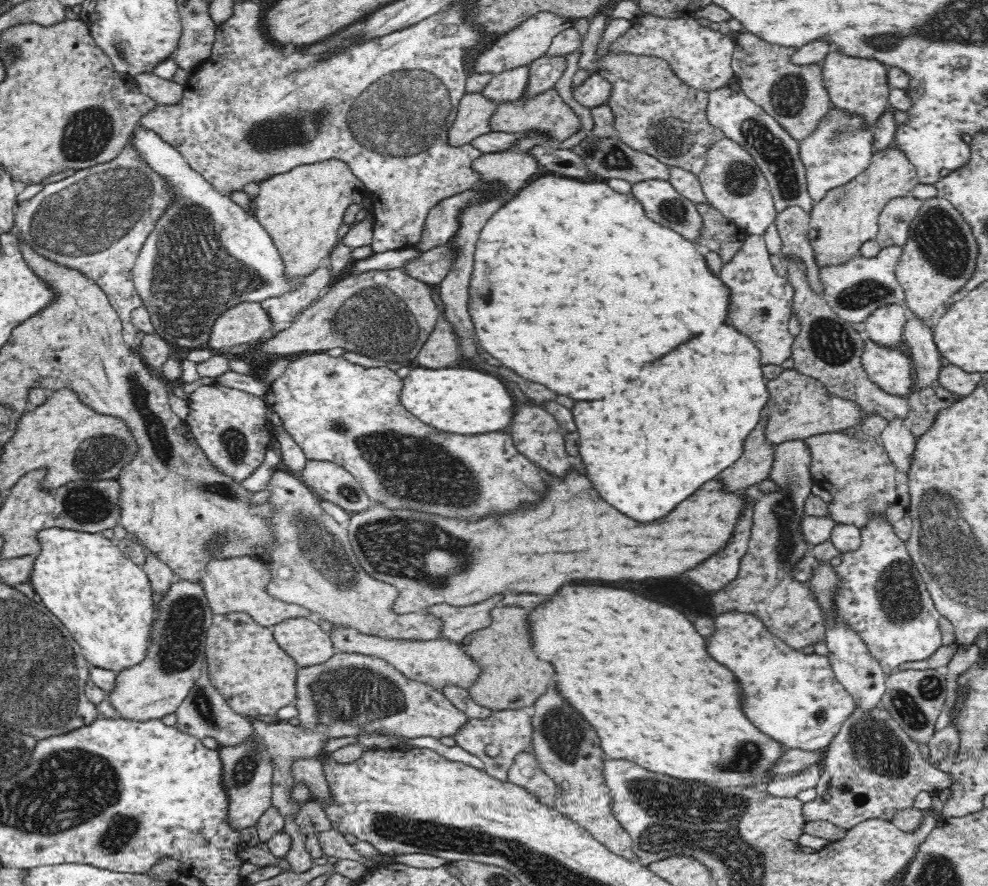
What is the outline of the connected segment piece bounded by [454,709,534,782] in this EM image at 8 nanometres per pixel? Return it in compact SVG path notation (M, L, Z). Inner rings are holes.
M504 709L493 711L492 716L482 720L468 720L468 724L454 737L457 744L484 762L484 770L492 778L506 782L508 781L508 771L516 758L523 753L534 754L532 732L534 732L534 727L532 727L532 716L530 714L527 714L523 709ZM492 743L500 745L502 749L502 753L496 758L487 756L484 749L486 744Z

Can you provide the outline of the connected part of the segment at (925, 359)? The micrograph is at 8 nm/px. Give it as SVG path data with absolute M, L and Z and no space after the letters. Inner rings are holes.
M906 307L905 312L907 319L904 323L902 338L908 344L909 357L916 373L914 388L919 389L937 380L939 370L942 368L941 354L933 341L931 323L918 317L910 307Z

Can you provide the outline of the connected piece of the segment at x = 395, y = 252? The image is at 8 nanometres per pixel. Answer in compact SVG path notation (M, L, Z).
M407 247L406 249L392 249L381 253L372 253L369 257L357 260L352 267L350 276L359 276L373 272L374 270L390 270L401 268L401 266L411 258L419 255L420 251L414 247Z

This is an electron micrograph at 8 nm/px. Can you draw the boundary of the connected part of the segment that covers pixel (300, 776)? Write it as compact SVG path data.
M296 758L289 763L289 771L295 784L303 784L309 788L312 798L329 799L331 794L323 775L320 758Z

